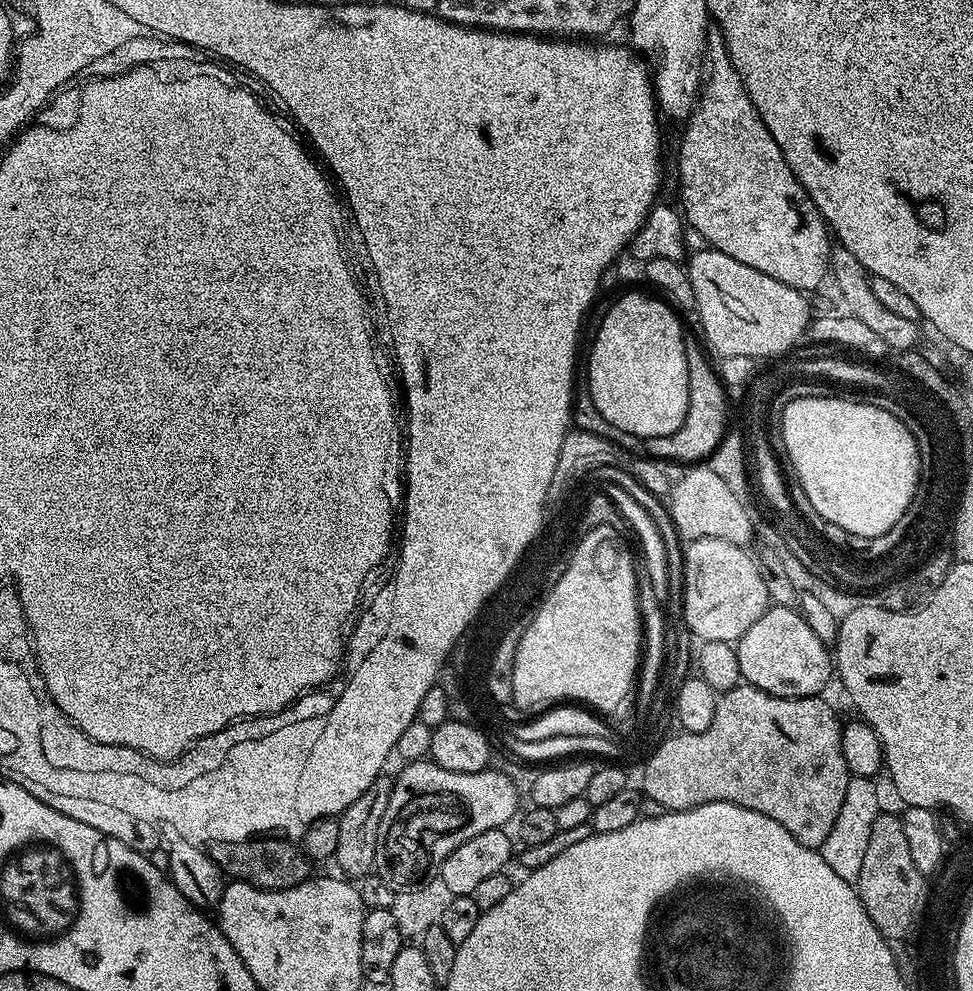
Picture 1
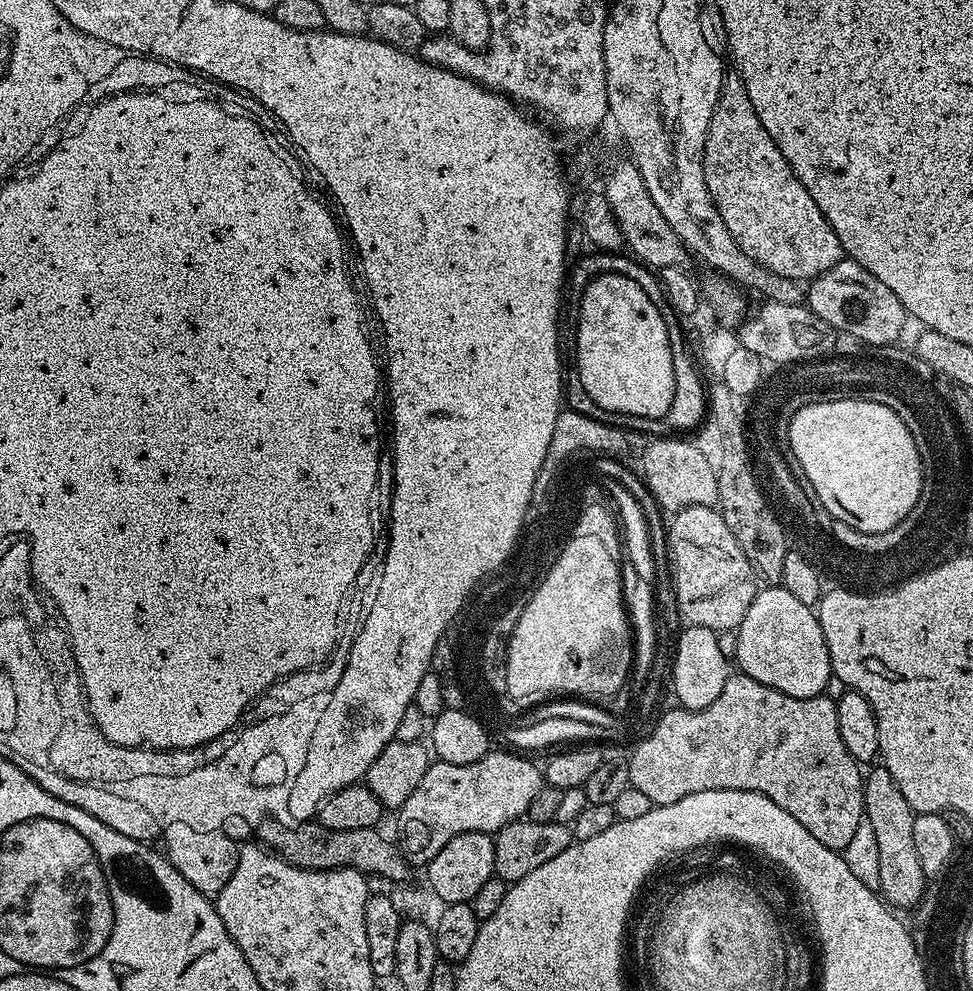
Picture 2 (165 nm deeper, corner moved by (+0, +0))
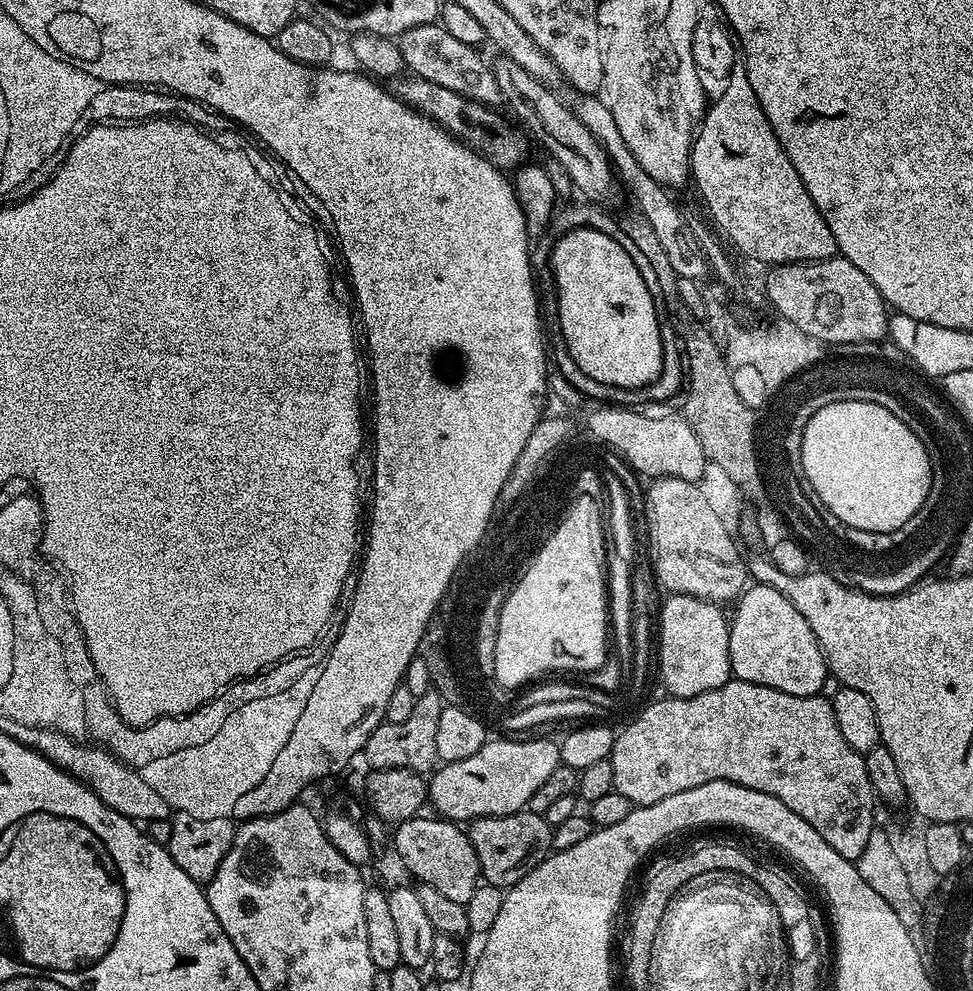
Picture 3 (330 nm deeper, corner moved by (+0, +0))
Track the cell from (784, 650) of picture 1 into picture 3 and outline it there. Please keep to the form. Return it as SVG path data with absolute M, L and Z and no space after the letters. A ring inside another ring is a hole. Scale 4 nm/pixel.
M753 583L745 587L742 595L735 601L736 613L731 613L728 641L730 642L730 662L732 676L738 680L754 682L762 686L770 686L774 690L782 690L795 696L814 696L821 691L824 679L830 673L824 663L824 655L802 614L794 610L794 602L786 598L778 590L765 584Z

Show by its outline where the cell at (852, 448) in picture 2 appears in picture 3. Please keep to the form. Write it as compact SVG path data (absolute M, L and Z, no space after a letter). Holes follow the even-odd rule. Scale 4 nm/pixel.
M866 401L834 402L812 415L804 427L802 466L807 487L809 484L821 501L816 500L846 526L867 532L893 532L902 522L914 518L918 506L926 502L932 481L930 458L923 442L890 410Z

